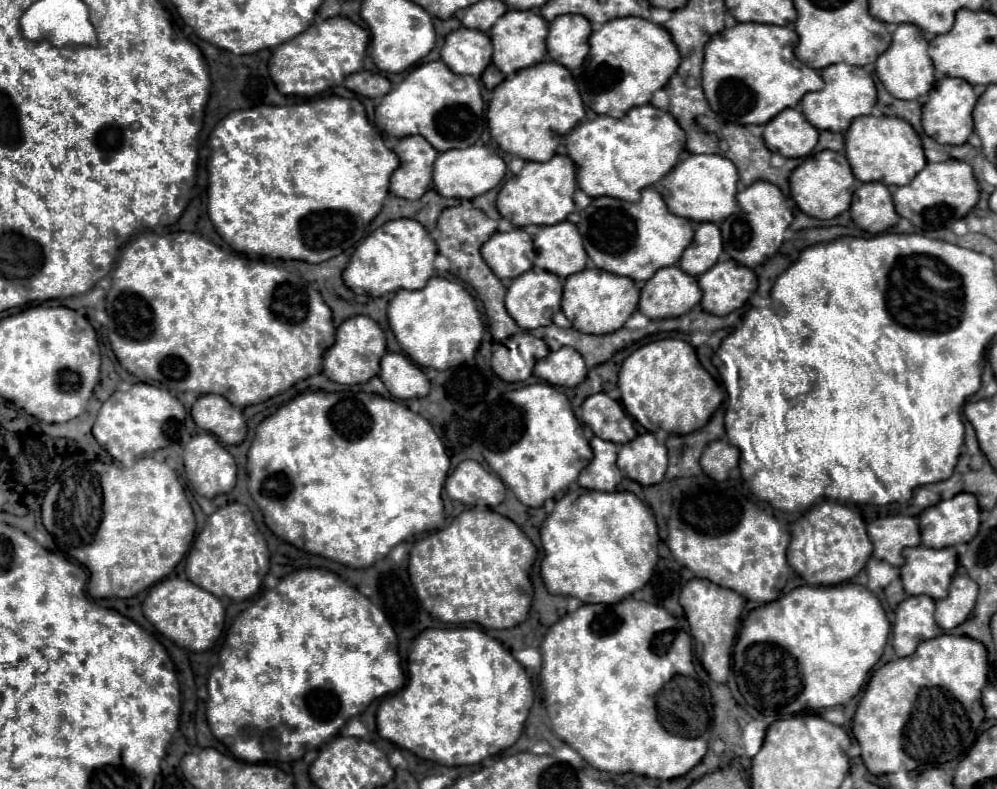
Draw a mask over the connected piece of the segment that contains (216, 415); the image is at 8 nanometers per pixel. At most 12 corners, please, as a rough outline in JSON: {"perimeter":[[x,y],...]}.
{"perimeter":[[201,395],[191,417],[225,445],[247,435],[241,409],[223,395]]}

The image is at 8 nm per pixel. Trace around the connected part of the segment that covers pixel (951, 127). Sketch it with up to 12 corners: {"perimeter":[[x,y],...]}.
{"perimeter":[[943,77],[923,105],[923,131],[963,145],[977,97],[965,79]]}

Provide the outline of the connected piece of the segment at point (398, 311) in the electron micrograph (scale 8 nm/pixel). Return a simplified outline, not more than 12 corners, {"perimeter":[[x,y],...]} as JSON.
{"perimeter":[[431,277],[397,291],[389,325],[423,371],[469,363],[483,337],[475,299]]}

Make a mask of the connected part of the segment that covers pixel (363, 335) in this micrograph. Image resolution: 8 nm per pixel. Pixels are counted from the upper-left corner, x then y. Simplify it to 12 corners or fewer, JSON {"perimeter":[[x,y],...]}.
{"perimeter":[[371,317],[339,325],[323,373],[343,385],[379,373],[385,335]]}

